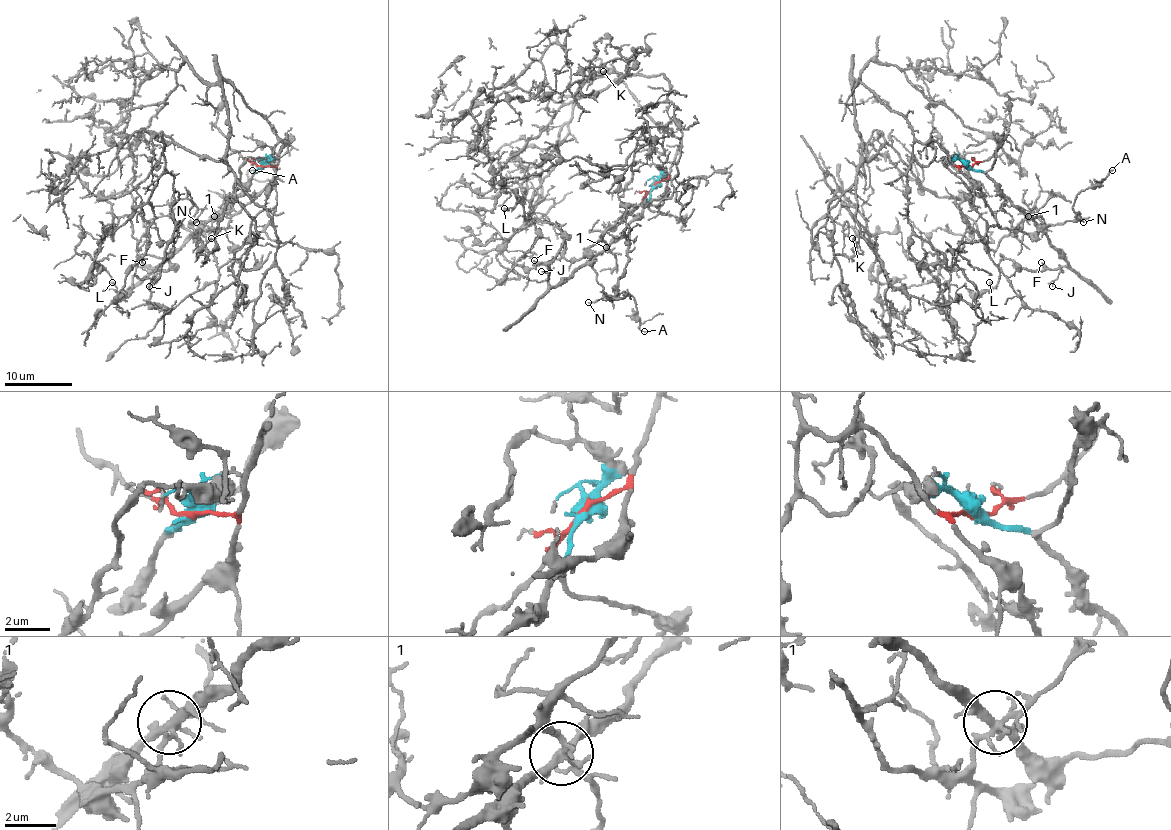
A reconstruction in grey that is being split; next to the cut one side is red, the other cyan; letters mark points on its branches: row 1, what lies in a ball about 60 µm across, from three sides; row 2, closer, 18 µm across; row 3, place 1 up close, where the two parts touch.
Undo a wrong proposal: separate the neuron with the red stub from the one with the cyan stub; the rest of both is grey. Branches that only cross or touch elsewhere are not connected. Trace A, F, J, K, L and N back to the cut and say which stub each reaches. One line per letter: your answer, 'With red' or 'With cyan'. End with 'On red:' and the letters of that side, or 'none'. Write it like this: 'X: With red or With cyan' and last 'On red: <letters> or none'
A: With cyan
F: With cyan
J: With cyan
K: With red
L: With cyan
N: With cyan
On red: K

